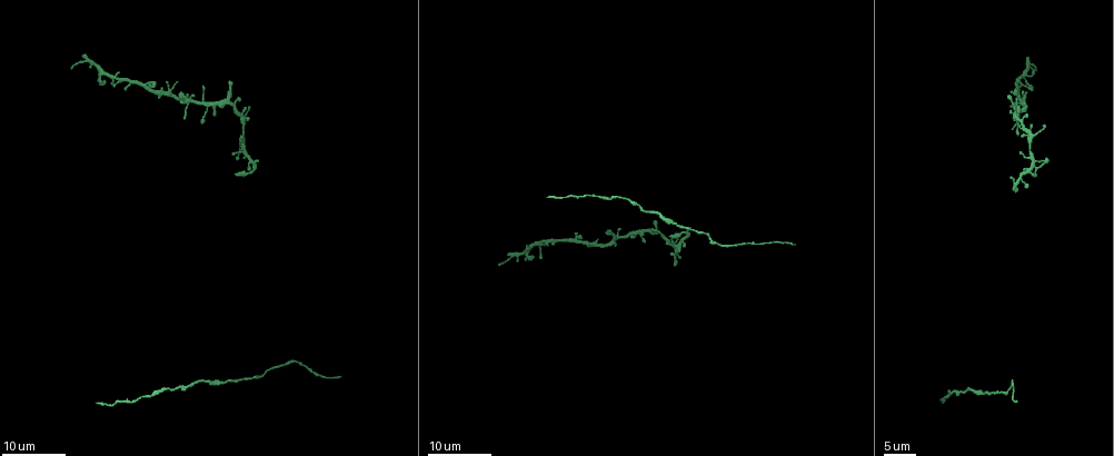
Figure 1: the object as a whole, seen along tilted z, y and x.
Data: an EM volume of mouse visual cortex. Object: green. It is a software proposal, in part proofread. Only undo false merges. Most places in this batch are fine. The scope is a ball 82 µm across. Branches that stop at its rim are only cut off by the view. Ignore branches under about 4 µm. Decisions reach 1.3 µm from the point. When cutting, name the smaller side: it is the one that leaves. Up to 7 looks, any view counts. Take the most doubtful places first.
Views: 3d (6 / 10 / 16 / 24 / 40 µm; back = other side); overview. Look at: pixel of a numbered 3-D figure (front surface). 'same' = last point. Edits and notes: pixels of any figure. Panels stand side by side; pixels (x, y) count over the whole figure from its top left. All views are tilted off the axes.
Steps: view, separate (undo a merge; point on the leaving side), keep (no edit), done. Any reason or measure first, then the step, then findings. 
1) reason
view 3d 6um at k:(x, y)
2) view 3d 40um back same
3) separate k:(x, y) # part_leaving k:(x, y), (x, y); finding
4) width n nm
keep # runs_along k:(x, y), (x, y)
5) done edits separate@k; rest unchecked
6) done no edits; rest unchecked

calibre changes
view 3d 24um at 1:(952, 393)

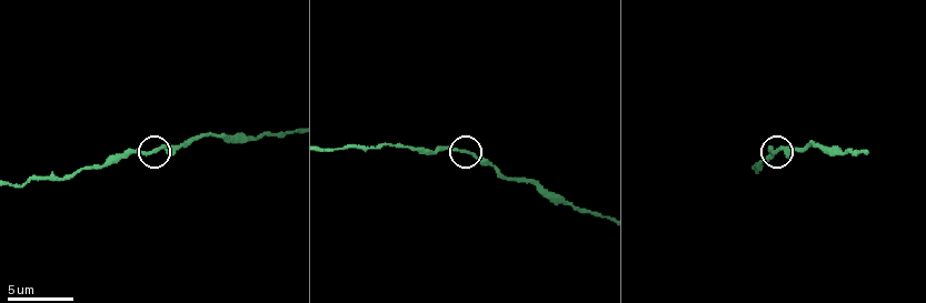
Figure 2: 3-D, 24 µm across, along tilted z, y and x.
view 3d 10um at 2:(160, 148)

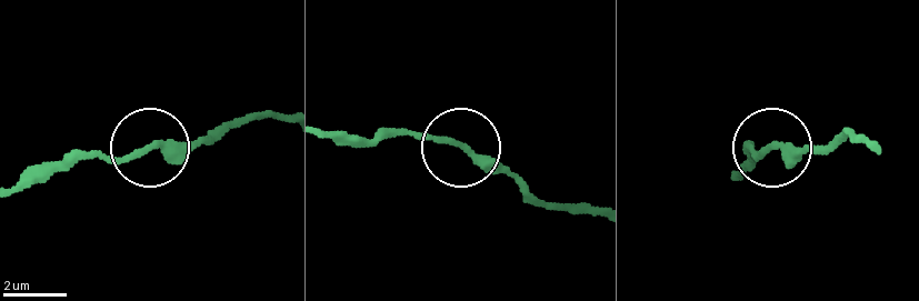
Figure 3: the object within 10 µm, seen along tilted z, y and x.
keep # runs_along 3:(591, 216), (545, 208), (452, 146), (420, 134), (376, 136); one neuron here

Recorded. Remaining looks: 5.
thick turns thin
view 3d 16um at 2:(821, 148)

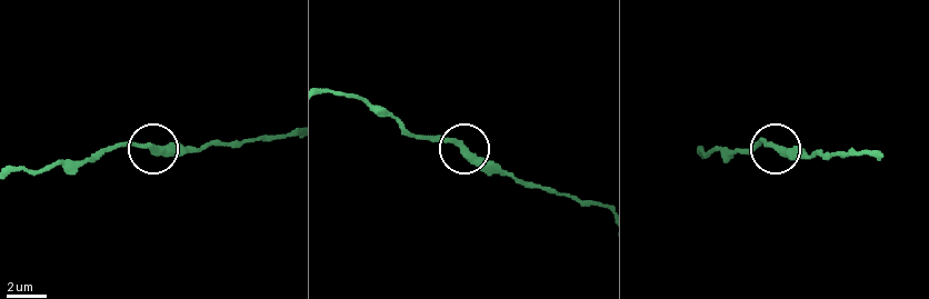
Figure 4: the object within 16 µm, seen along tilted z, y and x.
keep # one neuron here

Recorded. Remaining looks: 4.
thick turns thin
view 3d 24um at 1:(1014, 187)

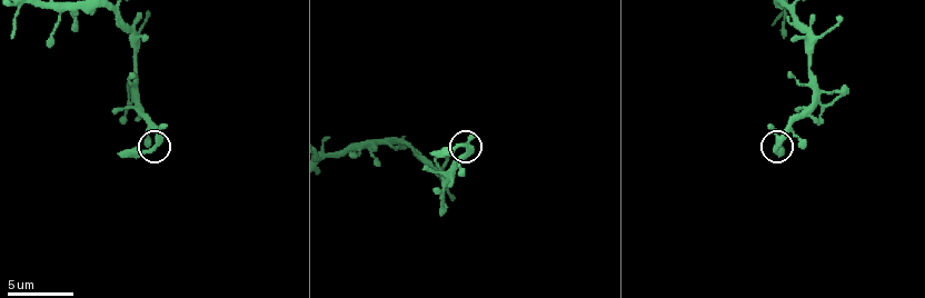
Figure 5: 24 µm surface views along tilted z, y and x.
view 3d 6um at 5:(466, 147)

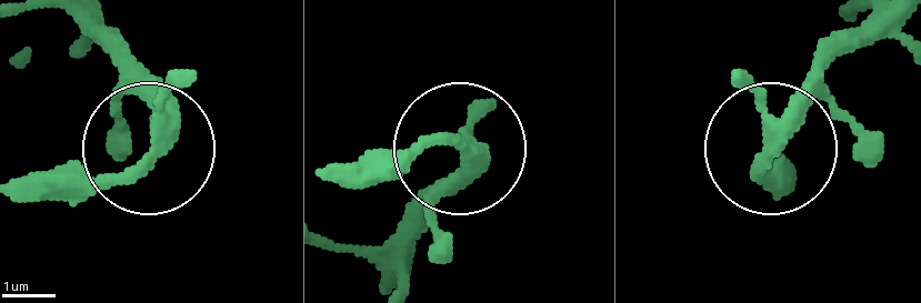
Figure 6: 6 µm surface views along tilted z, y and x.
keep # runs_along 6:(772, 200), (771, 132), (852, 40); continuous, no second neuron

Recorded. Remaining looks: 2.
done no edits; rest unchecked

